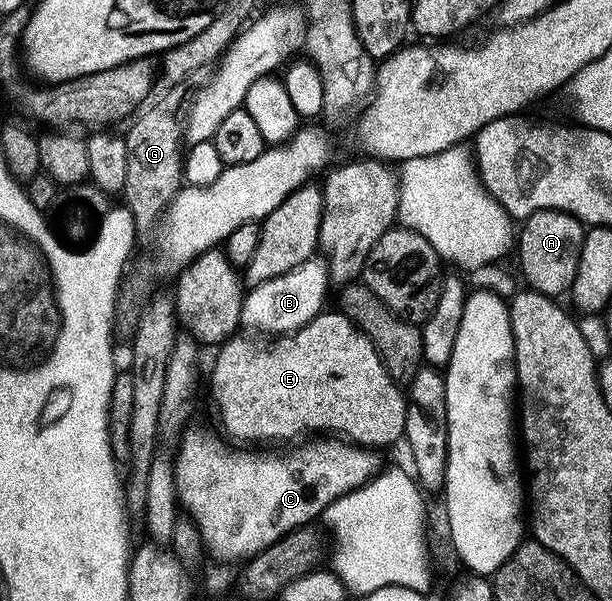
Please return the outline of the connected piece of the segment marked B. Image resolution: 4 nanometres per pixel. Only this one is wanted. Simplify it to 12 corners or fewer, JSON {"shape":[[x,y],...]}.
{"shape":[[320,257],[256,283],[241,326],[291,334],[326,309]]}

